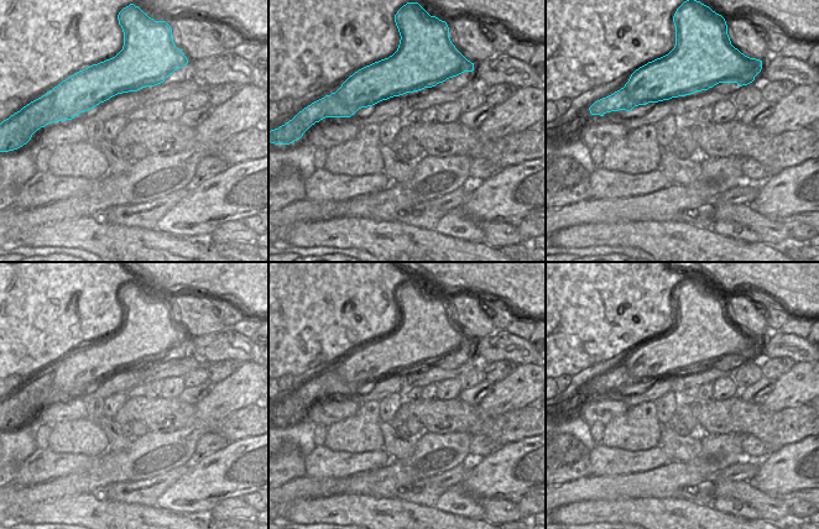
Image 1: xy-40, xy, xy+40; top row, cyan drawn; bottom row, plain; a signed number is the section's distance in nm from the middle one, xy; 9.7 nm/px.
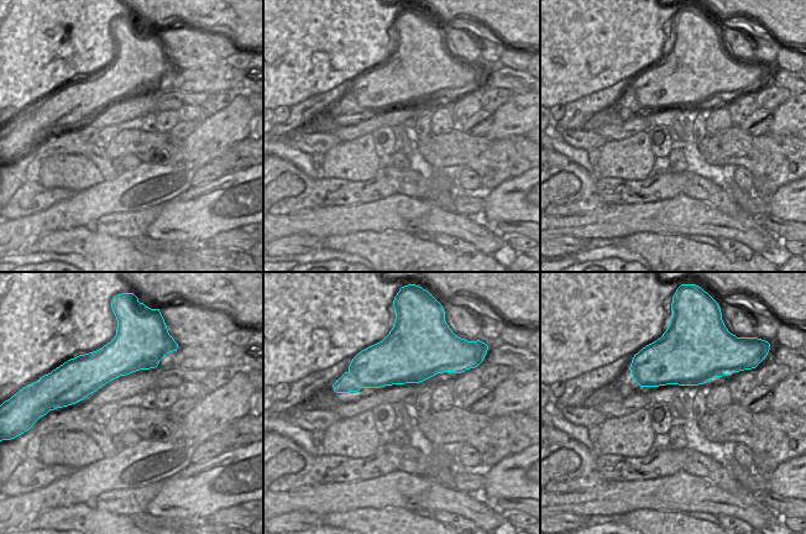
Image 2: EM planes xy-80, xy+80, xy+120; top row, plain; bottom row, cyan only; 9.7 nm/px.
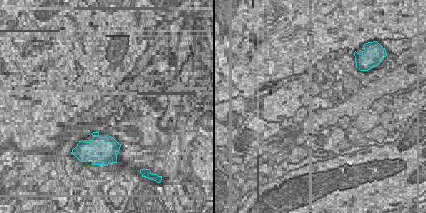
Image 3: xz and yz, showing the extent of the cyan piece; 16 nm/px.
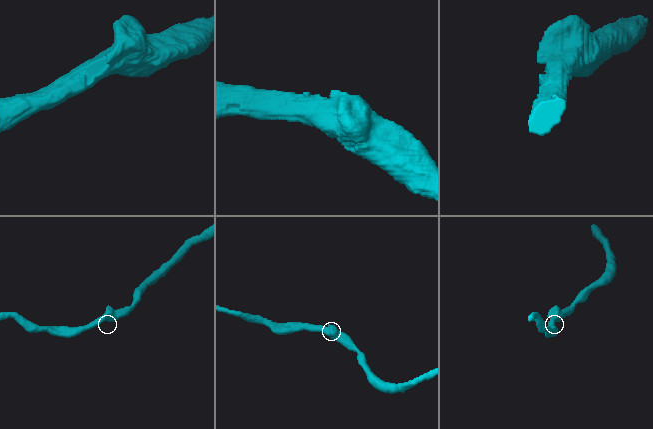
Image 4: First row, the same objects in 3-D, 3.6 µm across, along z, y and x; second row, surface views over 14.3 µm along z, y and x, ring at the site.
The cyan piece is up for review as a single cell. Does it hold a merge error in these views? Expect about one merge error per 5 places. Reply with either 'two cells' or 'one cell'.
one cell

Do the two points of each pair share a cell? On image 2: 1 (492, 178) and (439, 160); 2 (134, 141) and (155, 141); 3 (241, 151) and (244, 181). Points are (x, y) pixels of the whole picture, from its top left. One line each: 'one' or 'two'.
1: one
2: one
3: two

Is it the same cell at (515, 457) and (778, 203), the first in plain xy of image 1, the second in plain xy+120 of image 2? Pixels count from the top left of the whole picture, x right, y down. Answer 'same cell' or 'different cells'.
same cell

